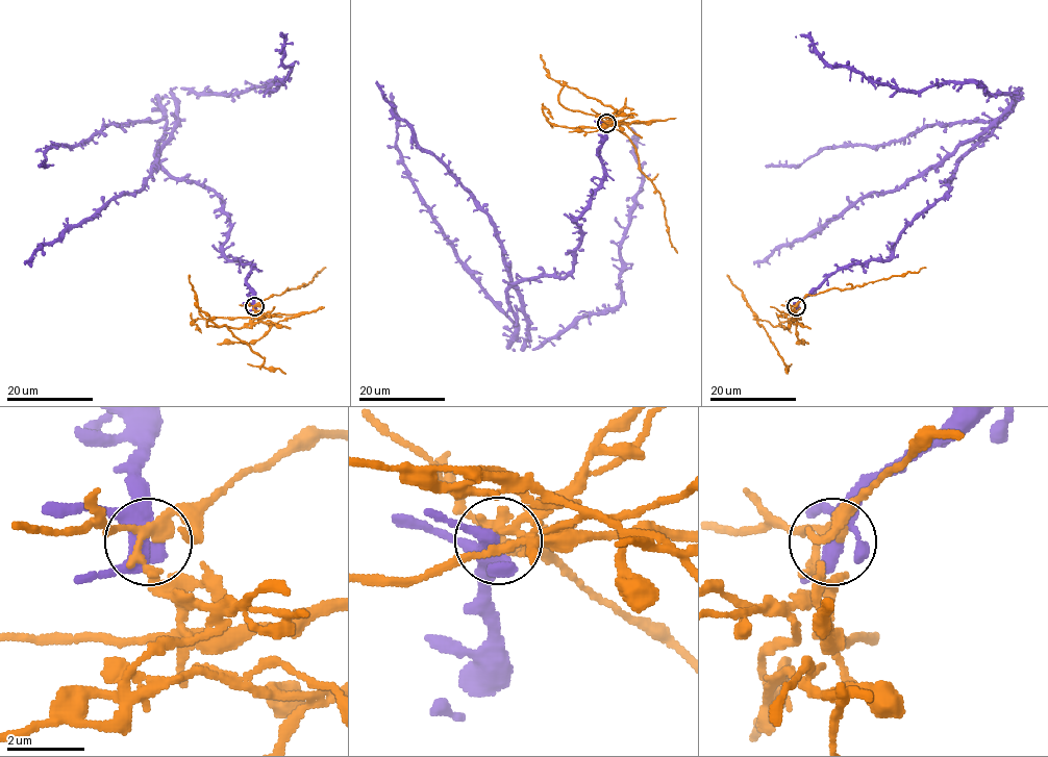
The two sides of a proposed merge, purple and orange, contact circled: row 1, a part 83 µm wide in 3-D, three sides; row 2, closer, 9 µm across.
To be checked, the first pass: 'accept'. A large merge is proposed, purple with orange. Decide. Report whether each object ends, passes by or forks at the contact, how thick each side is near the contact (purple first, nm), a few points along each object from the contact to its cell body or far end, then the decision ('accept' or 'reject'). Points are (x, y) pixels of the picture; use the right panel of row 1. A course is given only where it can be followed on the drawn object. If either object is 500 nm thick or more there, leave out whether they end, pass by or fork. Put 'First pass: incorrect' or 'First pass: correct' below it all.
purple forks there; orange forks there; 360 nm thick on the purple side, 220 nm on the other; purple runs (796, 306), (838, 271), (887, 259), (1022, 87), (900, 91), (796, 36); orange runs (795, 306), (788, 328), (758, 322), (789, 368), (788, 374); reject
First pass: incorrect

